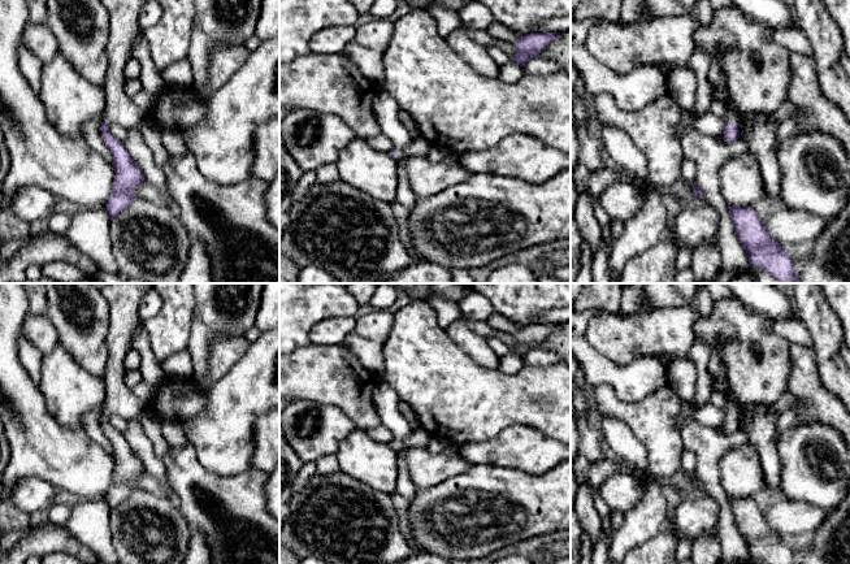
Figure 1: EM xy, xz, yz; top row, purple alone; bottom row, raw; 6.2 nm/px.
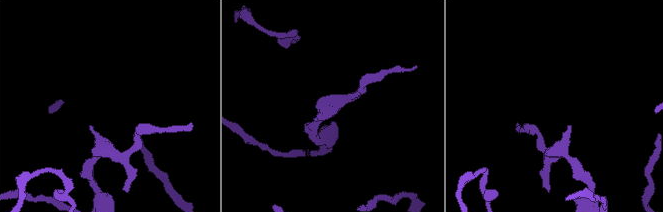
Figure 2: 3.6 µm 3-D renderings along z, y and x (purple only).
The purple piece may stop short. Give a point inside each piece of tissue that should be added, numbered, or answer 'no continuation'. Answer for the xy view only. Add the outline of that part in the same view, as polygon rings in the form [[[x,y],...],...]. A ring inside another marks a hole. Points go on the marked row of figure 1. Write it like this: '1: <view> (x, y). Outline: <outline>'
1: xy (124, 14). Outline: [[[100,0],[109,13],[109,38],[105,47],[108,70],[105,74],[104,123],[117,122],[123,129],[138,127],[147,116],[125,92],[123,68],[133,57],[135,39],[143,32],[139,14],[147,0]]]

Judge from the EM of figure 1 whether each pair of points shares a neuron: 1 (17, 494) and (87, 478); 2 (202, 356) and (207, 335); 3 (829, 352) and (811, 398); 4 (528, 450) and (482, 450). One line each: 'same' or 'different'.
1: different
2: same
3: different
4: same

